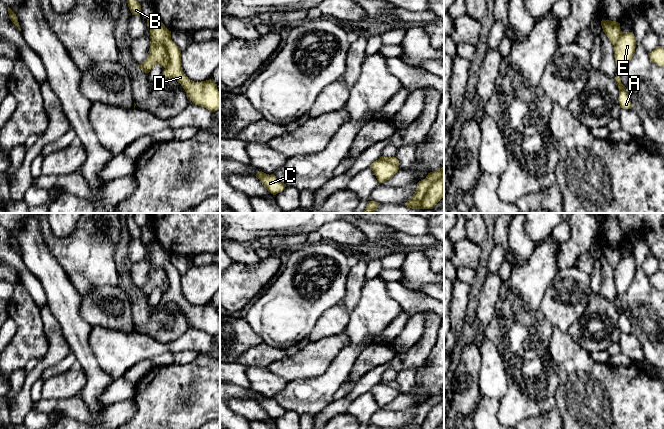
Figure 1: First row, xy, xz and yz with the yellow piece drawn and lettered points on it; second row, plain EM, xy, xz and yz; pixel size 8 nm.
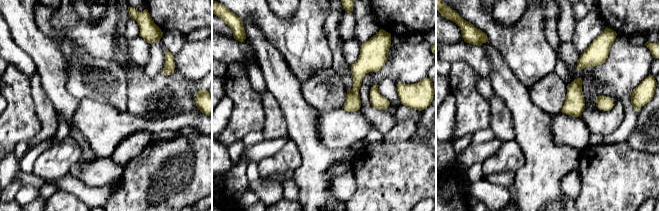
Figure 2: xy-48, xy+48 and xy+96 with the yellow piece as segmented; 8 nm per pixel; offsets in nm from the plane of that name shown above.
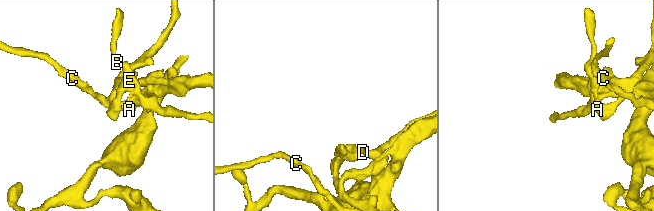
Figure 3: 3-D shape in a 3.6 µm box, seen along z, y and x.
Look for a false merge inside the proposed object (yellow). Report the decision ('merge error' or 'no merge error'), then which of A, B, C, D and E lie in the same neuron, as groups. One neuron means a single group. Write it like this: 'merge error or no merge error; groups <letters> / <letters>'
merge error; groups A B D / C E

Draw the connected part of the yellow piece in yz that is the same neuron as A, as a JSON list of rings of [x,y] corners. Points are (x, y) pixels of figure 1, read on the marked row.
[[[618,73],[615,77],[615,80],[618,84],[619,88],[619,104],[621,108],[631,109],[631,100],[629,94],[626,92],[626,87],[621,83],[620,73]]]

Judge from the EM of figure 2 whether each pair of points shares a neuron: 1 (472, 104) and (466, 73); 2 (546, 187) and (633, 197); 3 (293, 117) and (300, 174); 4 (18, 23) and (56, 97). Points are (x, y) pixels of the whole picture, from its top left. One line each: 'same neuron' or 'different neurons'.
1: same neuron
2: different neurons
3: same neuron
4: same neuron

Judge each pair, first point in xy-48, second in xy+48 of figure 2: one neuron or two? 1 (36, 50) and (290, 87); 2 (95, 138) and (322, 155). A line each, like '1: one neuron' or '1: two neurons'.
1: one neuron
2: two neurons

